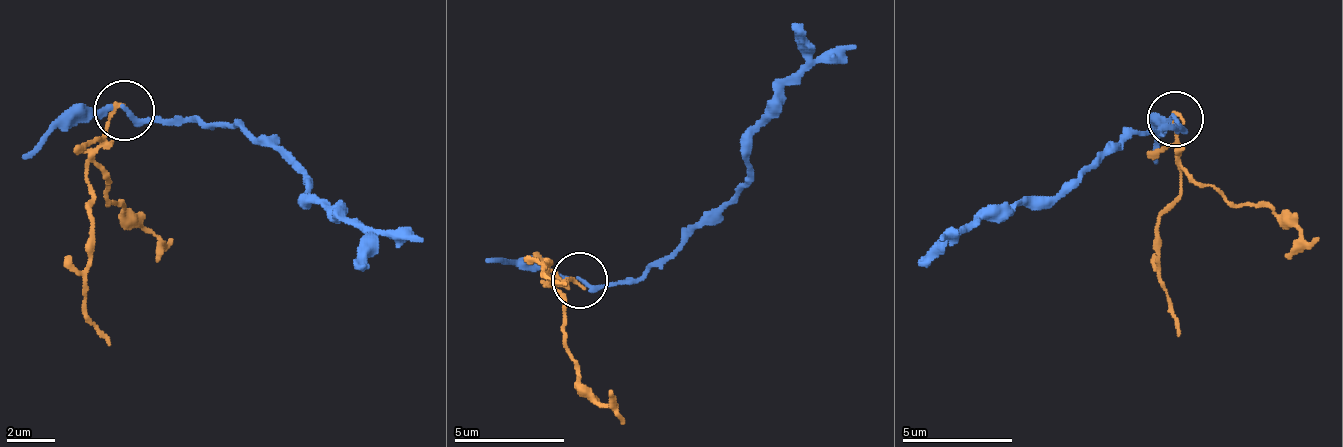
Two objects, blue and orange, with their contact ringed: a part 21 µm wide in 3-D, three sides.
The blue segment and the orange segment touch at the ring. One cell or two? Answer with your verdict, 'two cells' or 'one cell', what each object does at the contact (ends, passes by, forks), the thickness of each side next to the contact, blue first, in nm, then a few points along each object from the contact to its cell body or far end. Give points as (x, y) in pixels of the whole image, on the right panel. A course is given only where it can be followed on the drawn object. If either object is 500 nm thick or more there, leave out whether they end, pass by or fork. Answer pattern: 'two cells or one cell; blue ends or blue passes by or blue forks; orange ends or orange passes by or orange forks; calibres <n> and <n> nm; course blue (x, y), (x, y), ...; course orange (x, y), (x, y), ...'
two cells; blue passes by; orange ends; calibres 170 and 190 nm; course blue (1176, 120), (1176, 126), (1132, 131), (1088, 170), (1050, 197), (1022, 197), (934, 247), (917, 264); course orange (1176, 115), (1182, 197), (1160, 219), (1160, 275), (1171, 319), (1182, 335)

